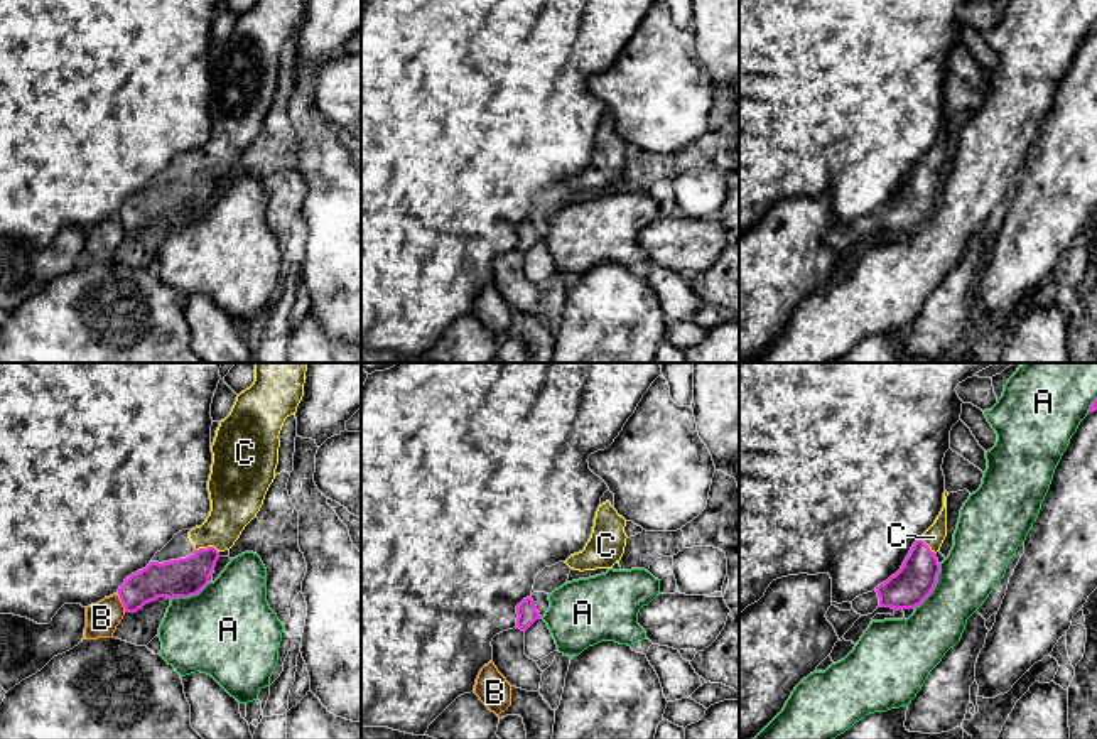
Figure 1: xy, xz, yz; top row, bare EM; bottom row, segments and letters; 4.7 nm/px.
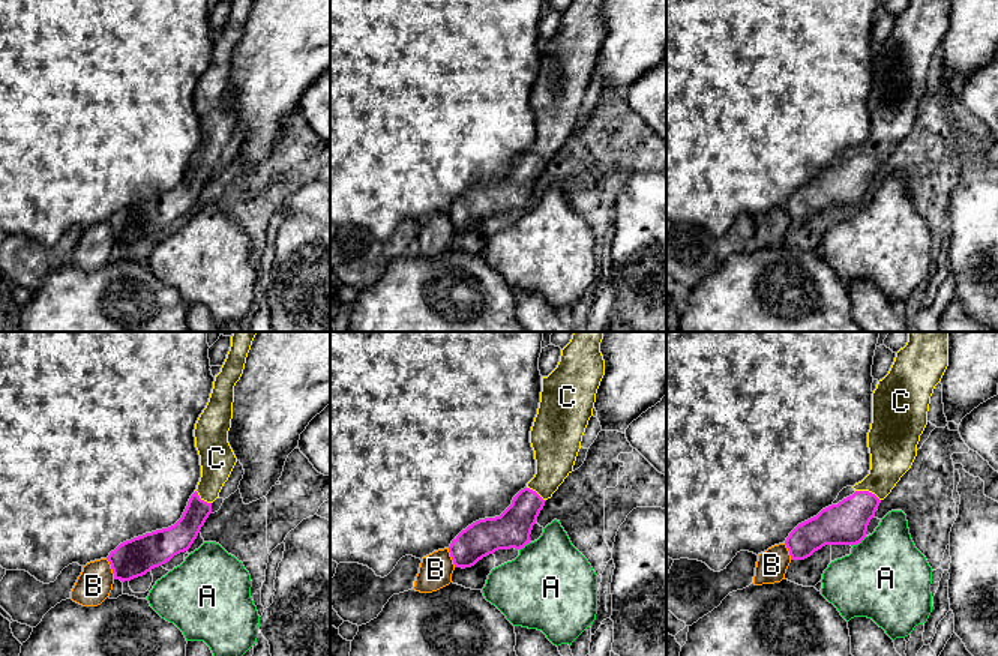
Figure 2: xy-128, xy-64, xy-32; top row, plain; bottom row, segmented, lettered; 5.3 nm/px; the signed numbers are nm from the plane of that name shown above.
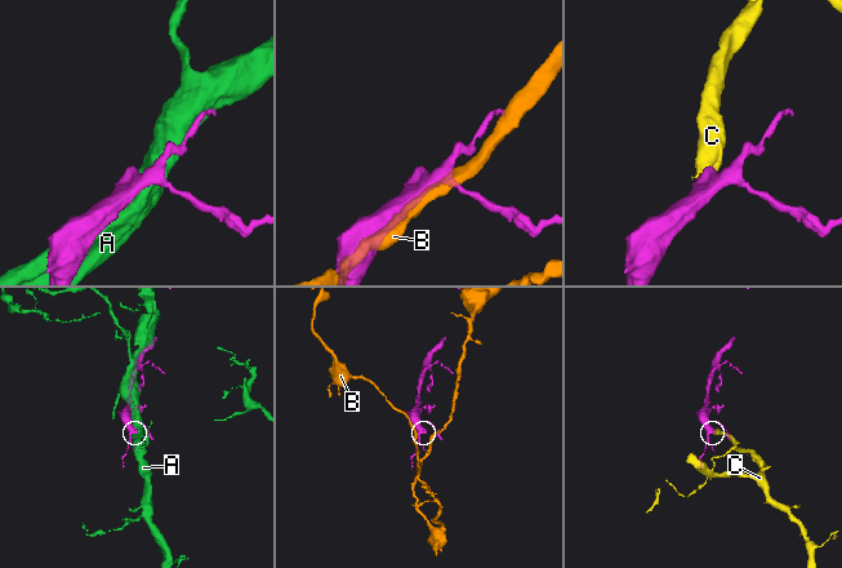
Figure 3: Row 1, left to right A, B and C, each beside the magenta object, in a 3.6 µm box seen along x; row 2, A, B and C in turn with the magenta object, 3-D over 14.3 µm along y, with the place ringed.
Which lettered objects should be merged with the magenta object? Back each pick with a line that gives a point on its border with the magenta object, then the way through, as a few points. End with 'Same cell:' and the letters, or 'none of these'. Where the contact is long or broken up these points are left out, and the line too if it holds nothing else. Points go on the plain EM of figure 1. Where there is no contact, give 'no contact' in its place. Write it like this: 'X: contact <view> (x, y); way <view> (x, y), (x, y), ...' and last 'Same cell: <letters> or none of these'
C: contact xy (208, 169); way xy (183, 199), (208, 169), (235, 125)
Same cell: C

